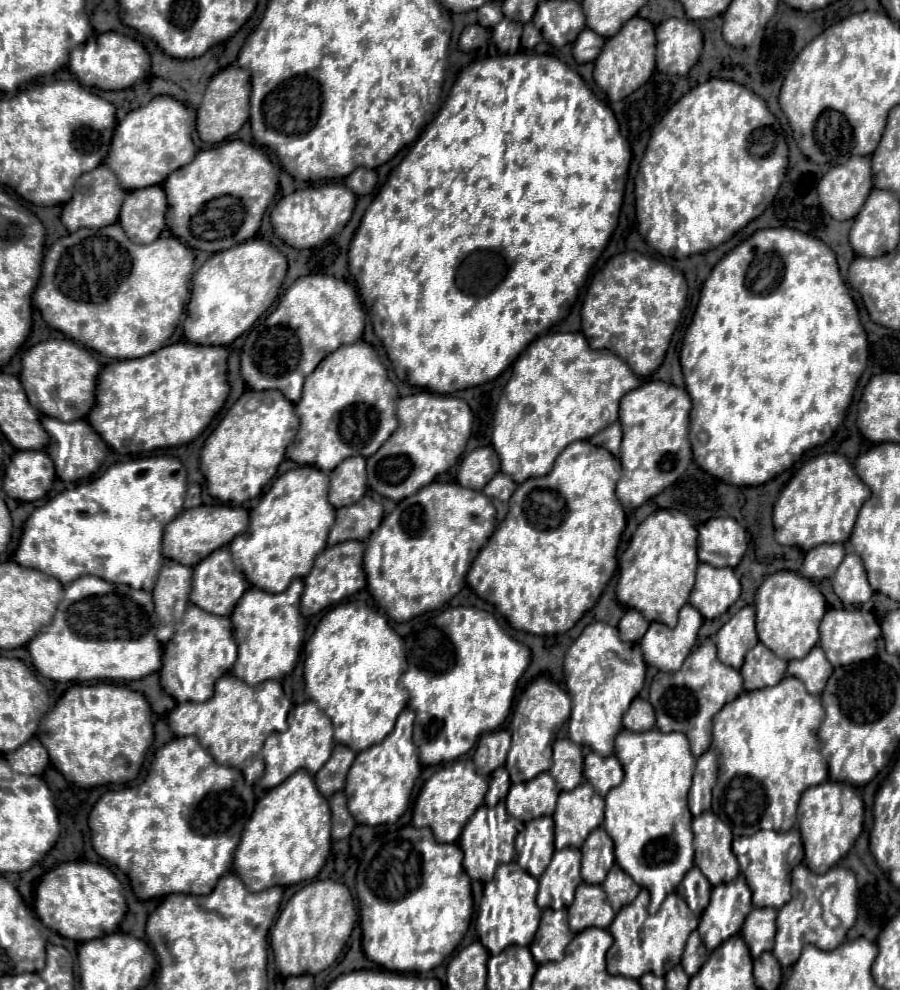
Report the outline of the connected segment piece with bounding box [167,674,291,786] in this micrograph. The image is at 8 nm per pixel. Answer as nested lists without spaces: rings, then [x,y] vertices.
[[[225,674],[217,680],[215,694],[207,702],[179,704],[169,712],[167,720],[175,736],[197,736],[201,746],[213,754],[215,762],[237,768],[245,776],[245,782],[255,786],[265,774],[261,746],[269,734],[287,730],[289,710],[291,700],[283,694],[283,688],[277,680],[249,686],[233,674]]]

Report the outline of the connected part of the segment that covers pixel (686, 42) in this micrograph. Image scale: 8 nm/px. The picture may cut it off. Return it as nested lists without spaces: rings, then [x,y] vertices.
[[[669,18],[657,26],[657,70],[685,76],[703,50],[701,30],[681,18]]]

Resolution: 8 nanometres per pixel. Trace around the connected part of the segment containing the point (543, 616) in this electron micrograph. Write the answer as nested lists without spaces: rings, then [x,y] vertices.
[[[583,440],[583,442],[573,442],[569,444],[561,456],[557,458],[553,470],[547,476],[541,478],[529,478],[523,484],[517,486],[517,490],[513,492],[513,498],[509,500],[509,512],[505,516],[505,520],[499,524],[499,528],[493,532],[493,536],[489,538],[489,542],[481,548],[481,552],[477,554],[469,574],[467,574],[467,582],[471,584],[471,588],[477,592],[477,596],[481,596],[483,600],[487,600],[489,604],[493,604],[497,608],[497,612],[501,616],[505,616],[509,620],[509,624],[517,630],[525,630],[529,634],[561,634],[567,632],[569,628],[575,626],[575,622],[595,606],[595,602],[599,600],[603,588],[607,586],[607,582],[611,580],[611,576],[617,570],[617,546],[621,540],[621,532],[625,528],[625,512],[615,496],[615,484],[621,478],[621,462],[609,454],[609,450],[593,446],[591,442]]]

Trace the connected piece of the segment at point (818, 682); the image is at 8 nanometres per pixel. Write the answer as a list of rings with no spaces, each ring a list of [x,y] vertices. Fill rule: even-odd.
[[[815,646],[801,660],[791,660],[787,666],[787,674],[799,678],[807,686],[809,694],[821,694],[831,672],[833,672],[833,666],[829,666],[829,660],[825,658],[825,652],[821,650],[821,646]]]

